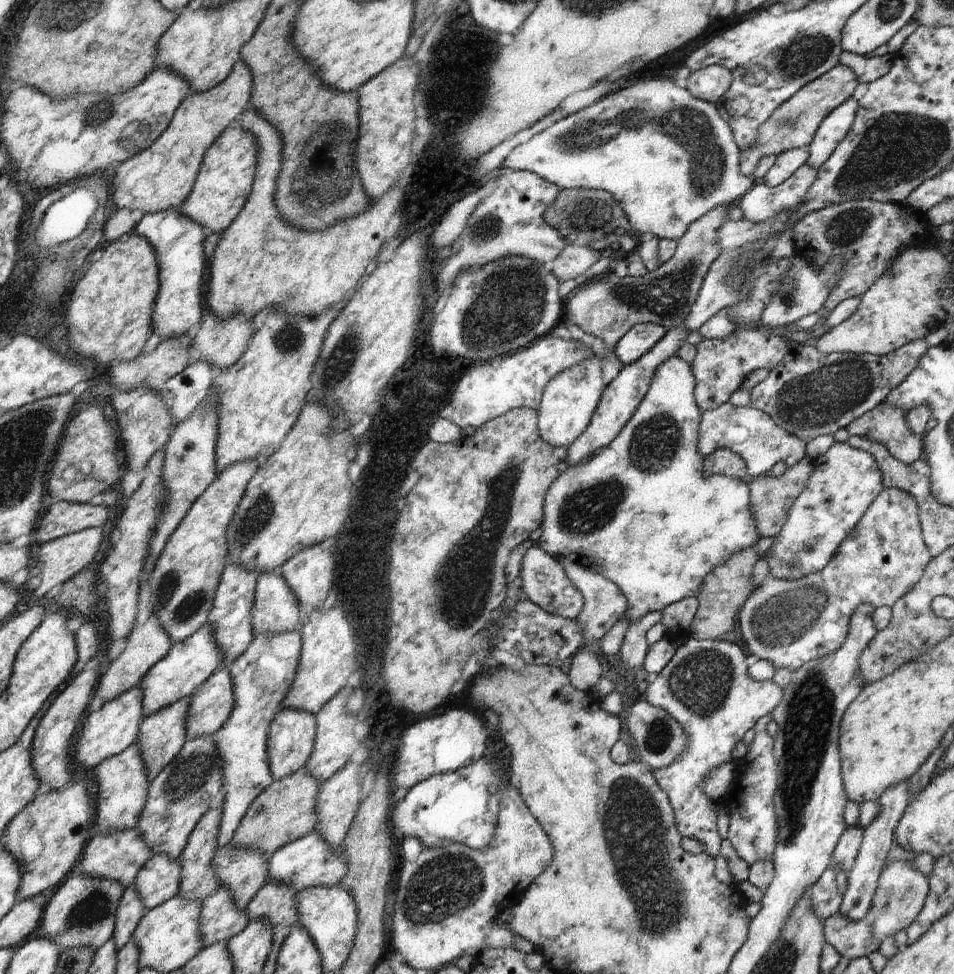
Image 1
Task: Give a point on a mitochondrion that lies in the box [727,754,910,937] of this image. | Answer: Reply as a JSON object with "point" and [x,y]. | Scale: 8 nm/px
{"point":[888,898]}

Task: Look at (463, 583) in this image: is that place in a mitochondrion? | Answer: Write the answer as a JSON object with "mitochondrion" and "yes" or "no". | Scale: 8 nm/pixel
{"mitochondrion":"yes"}

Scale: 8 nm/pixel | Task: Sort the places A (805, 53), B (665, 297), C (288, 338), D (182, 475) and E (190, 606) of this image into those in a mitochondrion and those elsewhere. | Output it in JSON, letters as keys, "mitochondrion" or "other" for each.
{"A":"mitochondrion","B":"mitochondrion","C":"mitochondrion","D":"other","E":"mitochondrion"}

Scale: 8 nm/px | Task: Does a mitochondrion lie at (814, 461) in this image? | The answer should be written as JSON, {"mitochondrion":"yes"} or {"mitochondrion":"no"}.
{"mitochondrion":"no"}

